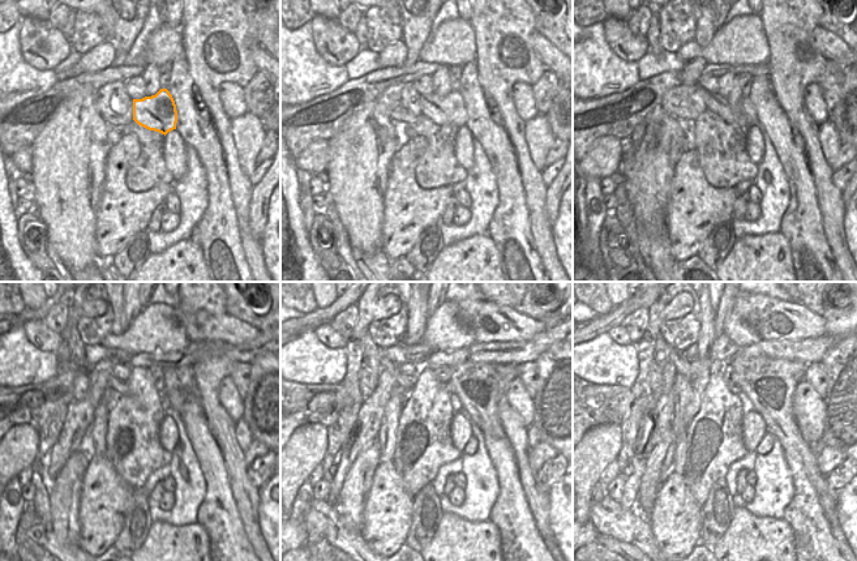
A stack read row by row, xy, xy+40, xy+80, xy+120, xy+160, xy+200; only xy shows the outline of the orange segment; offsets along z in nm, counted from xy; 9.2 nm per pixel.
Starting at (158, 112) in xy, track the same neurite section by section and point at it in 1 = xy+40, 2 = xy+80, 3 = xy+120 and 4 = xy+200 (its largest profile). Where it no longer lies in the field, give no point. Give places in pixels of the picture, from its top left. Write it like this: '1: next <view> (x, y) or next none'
1: next xy+40 (450, 110)
2: next xy+80 (716, 103)
3: next xy+120 (114, 382)
4: next xy+200 (681, 363)

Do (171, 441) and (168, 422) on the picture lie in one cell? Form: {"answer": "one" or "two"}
{"answer": "one"}

